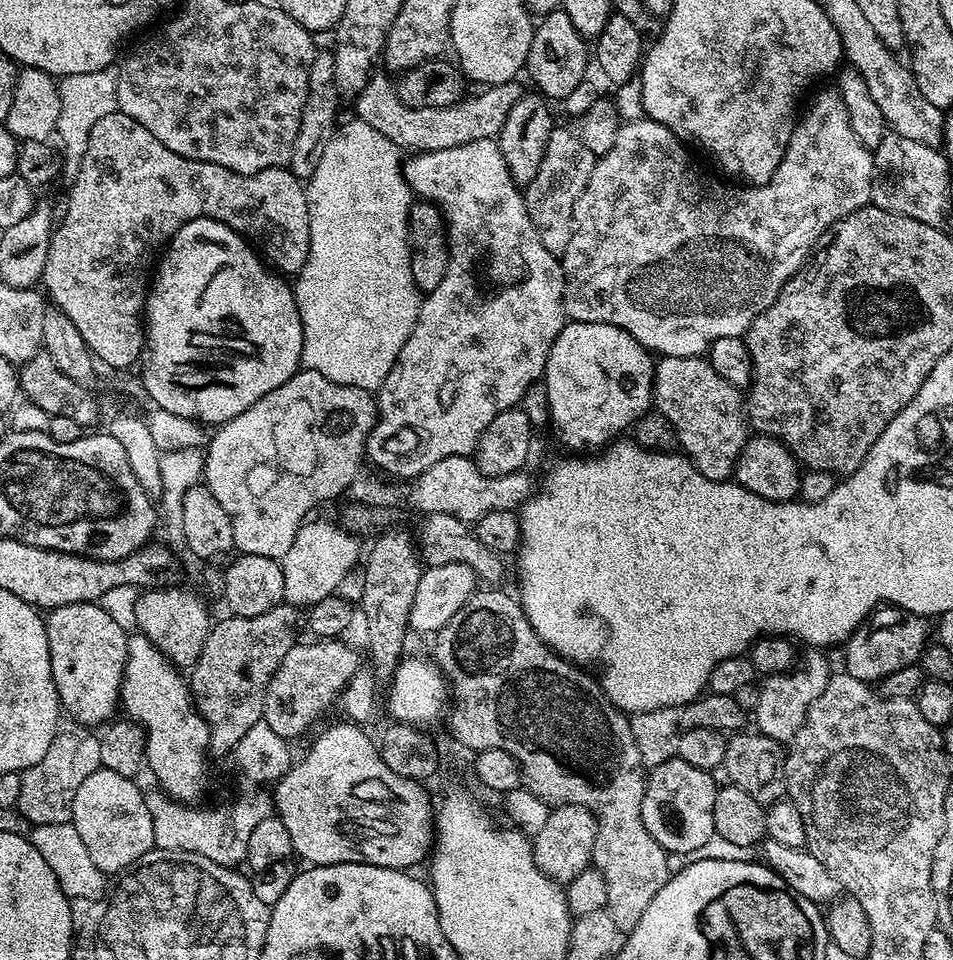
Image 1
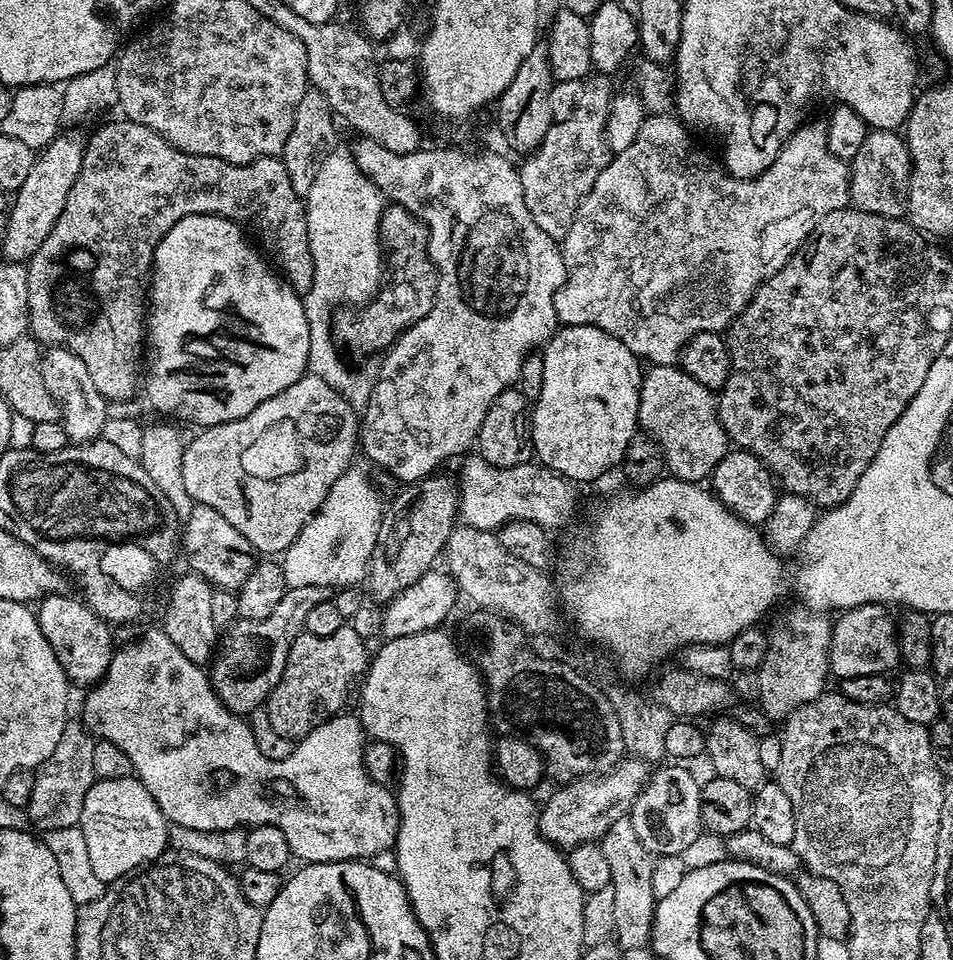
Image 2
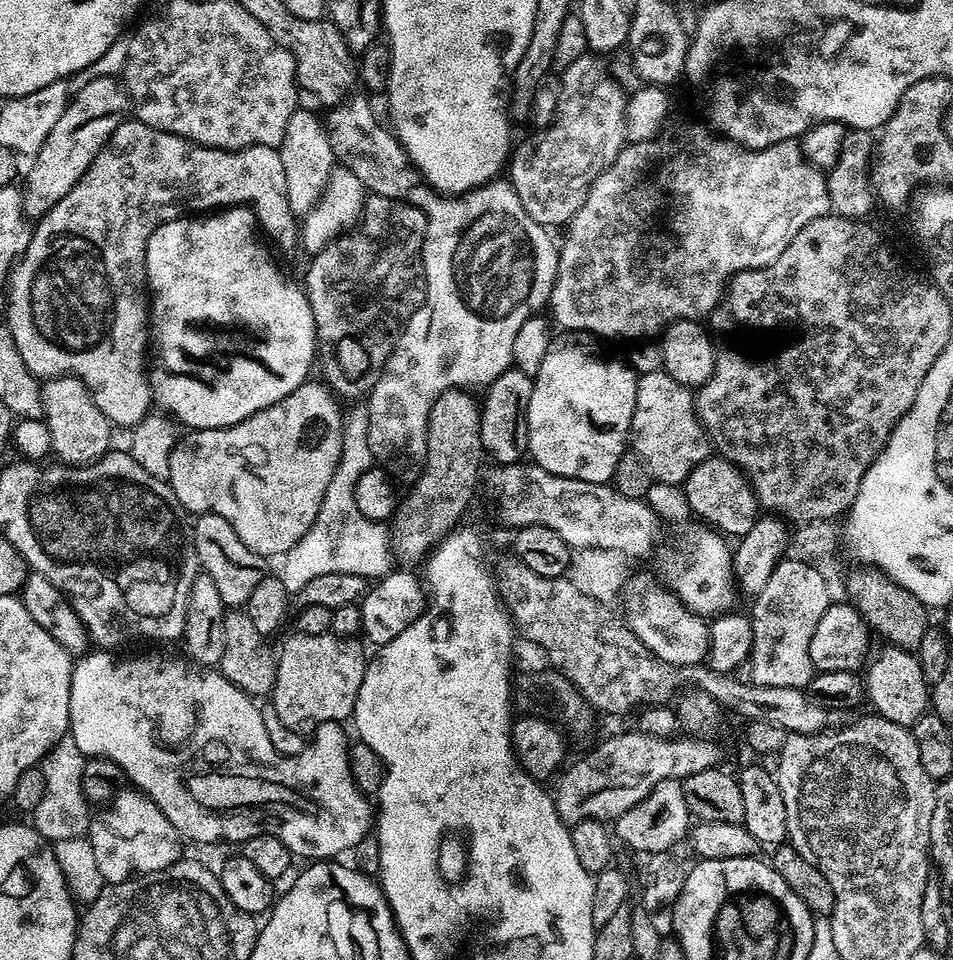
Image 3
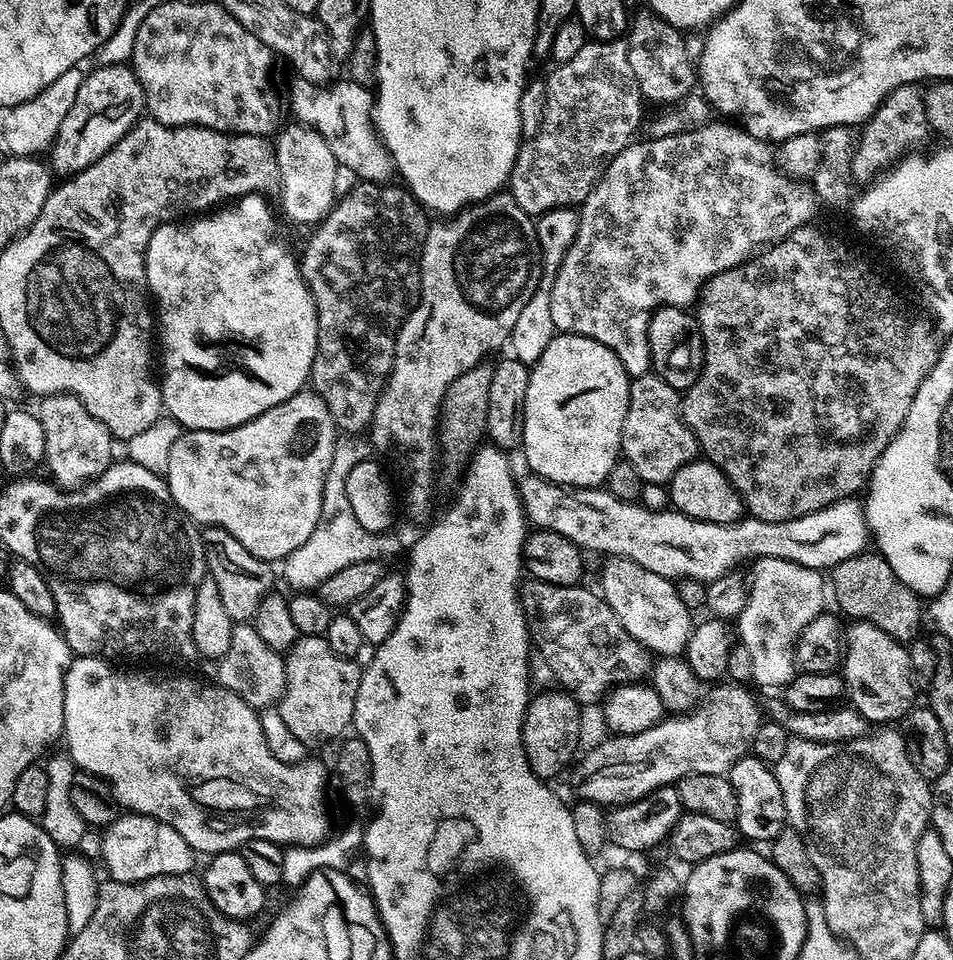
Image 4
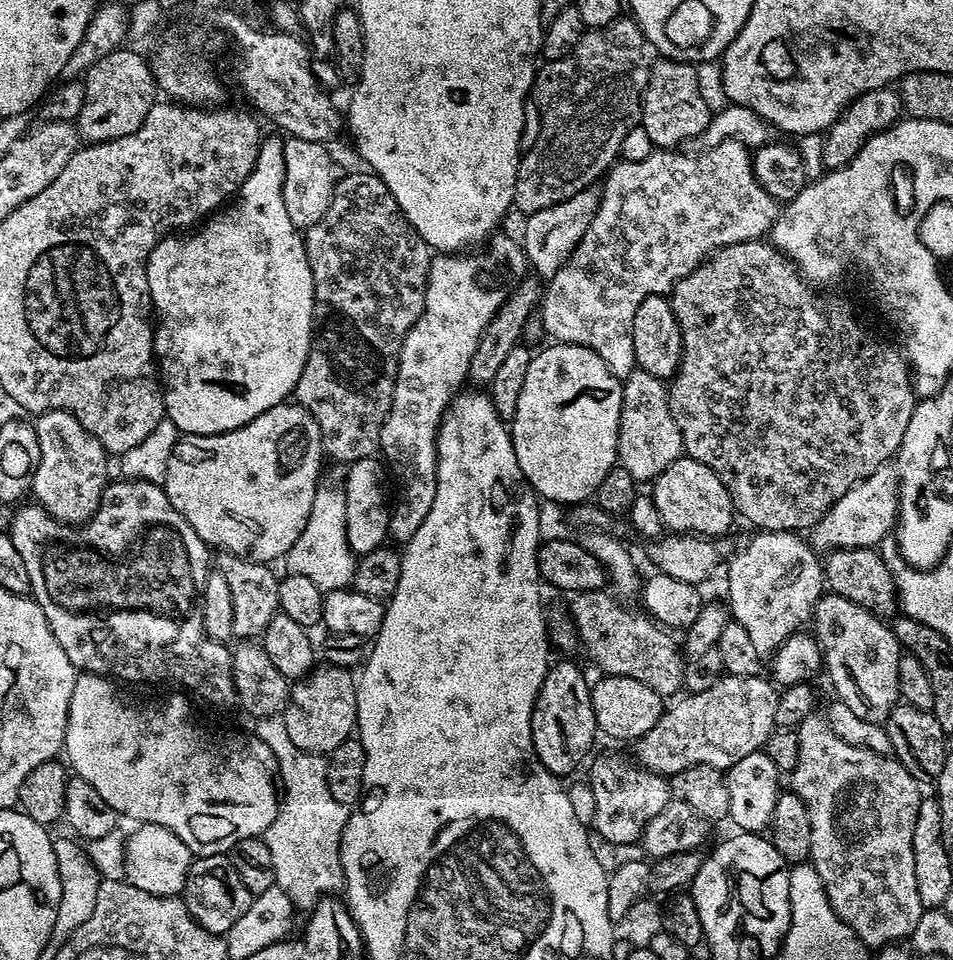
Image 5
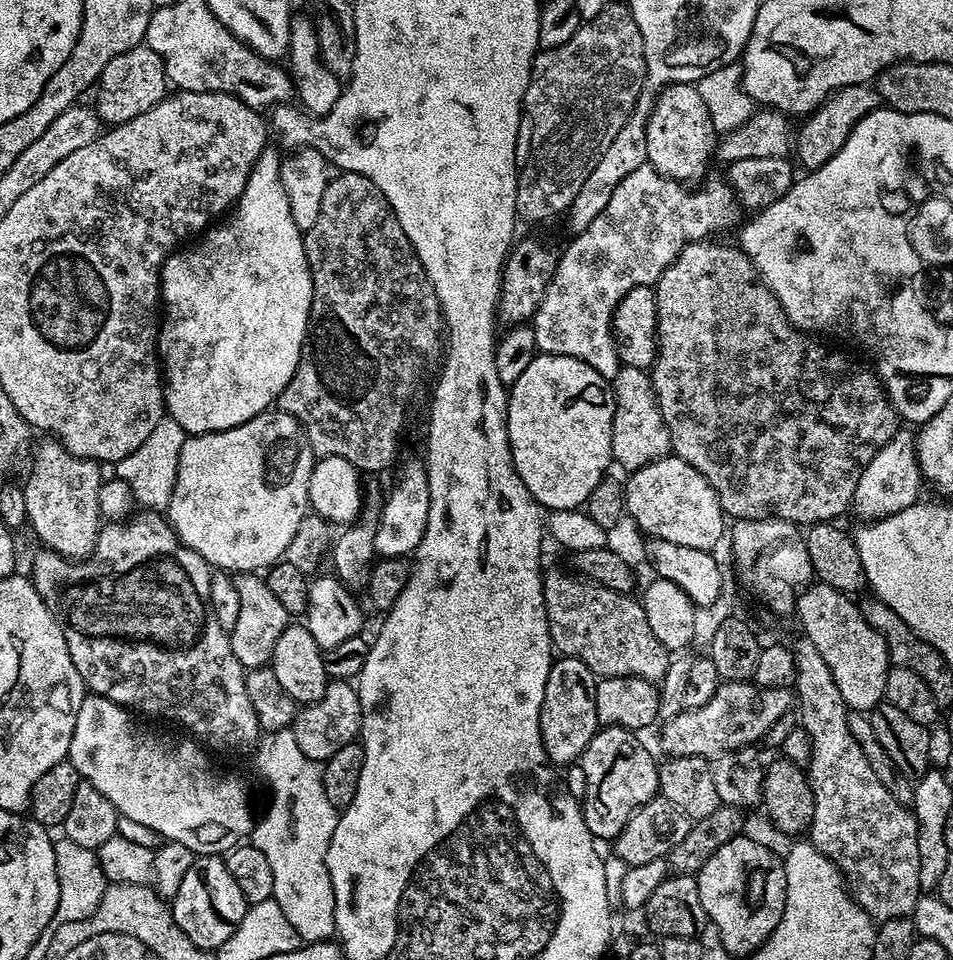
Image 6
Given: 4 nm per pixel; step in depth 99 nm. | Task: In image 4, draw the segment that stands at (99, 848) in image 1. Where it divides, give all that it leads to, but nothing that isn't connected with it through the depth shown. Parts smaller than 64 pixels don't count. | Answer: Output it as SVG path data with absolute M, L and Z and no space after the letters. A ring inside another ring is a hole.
M127 813L117 817L115 823L108 826L103 833L102 839L102 862L105 862L107 875L123 884L137 884L156 878L158 876L186 876L191 872L194 866L196 853L189 843L173 827L161 820L154 819L153 816L138 815L136 813Z

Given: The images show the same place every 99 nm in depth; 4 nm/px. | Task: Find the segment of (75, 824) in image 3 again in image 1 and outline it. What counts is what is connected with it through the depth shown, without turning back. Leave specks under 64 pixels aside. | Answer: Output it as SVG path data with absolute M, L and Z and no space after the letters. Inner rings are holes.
M66 722L61 725L61 728L57 731L57 734L54 738L54 742L50 744L50 749L47 750L47 754L45 758L42 758L42 761L36 763L34 766L30 768L25 768L24 771L21 773L20 782L22 784L22 788L19 791L19 802L17 804L17 809L20 811L21 814L24 815L25 819L27 819L31 825L60 825L66 824L71 821L72 812L71 812L71 803L74 798L74 794L76 794L76 790L78 787L82 785L85 778L88 778L90 774L95 772L97 769L100 768L101 764L101 746L102 742L98 736L94 736L91 732L93 732L87 725L78 724L75 722Z

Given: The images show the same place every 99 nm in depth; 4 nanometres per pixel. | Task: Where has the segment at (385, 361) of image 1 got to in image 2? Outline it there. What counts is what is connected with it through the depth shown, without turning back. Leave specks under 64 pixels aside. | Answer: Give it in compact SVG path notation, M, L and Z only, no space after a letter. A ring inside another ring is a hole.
M333 150L322 162L306 197L310 254L314 258L314 282L302 299L306 310L306 326L310 326L310 354L307 371L322 378L326 386L333 388L350 407L363 410L376 385L376 372L368 368L351 368L344 364L345 357L338 351L332 338L332 313L334 306L359 306L376 297L386 280L386 257L380 246L380 219L386 207L386 199L378 186L360 172L351 151Z

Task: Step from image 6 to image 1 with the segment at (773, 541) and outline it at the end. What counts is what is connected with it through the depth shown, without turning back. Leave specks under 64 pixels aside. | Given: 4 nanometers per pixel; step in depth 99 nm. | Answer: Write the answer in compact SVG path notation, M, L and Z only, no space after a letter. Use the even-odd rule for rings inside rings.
M812 650L802 663L791 672L781 672L778 676L767 677L759 685L760 697L754 711L756 717L755 731L761 736L769 736L777 742L791 741L792 736L804 725L804 719L814 698L826 690L826 682L830 678L828 660L823 651Z

